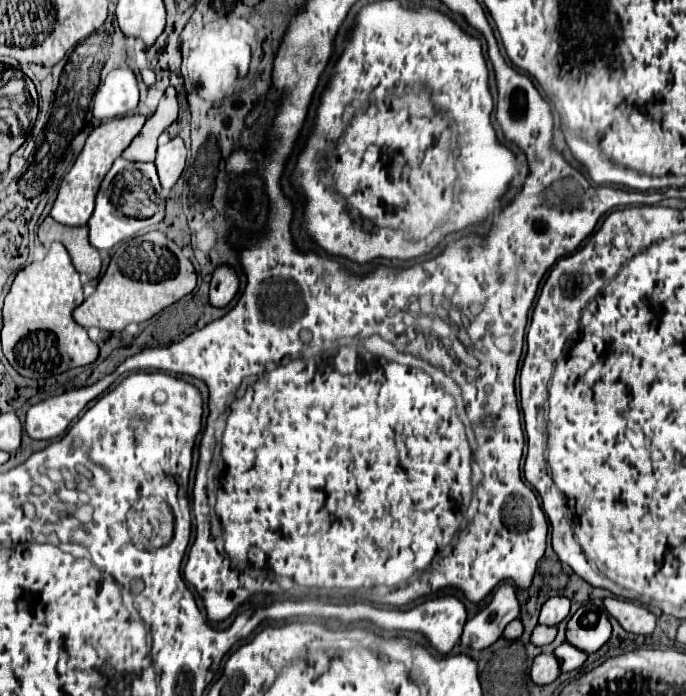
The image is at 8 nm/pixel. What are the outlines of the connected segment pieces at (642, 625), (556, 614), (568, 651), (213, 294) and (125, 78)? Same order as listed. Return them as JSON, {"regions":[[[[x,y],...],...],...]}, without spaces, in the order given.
{"regions":[[[[604,599],[606,611],[632,635],[652,635],[656,629],[656,615],[638,603],[624,599]]],[[[552,597],[540,609],[540,623],[542,625],[558,625],[568,613],[570,613],[570,599]]],[[[562,643],[560,647],[554,649],[554,655],[558,655],[560,663],[562,663],[562,671],[574,671],[580,669],[584,665],[584,661],[588,659],[586,651],[580,651],[578,647],[570,645],[570,643]]],[[[218,267],[210,281],[210,305],[212,307],[226,307],[234,295],[238,293],[238,277],[232,267]]],[[[114,69],[98,85],[92,99],[92,115],[96,119],[122,117],[138,105],[138,81],[132,69]]]]}

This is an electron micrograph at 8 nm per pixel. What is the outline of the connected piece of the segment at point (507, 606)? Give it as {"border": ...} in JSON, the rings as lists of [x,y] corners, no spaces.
{"border":[[[502,583],[492,601],[466,623],[462,633],[462,649],[486,649],[502,637],[504,627],[520,615],[520,601],[514,585]]]}

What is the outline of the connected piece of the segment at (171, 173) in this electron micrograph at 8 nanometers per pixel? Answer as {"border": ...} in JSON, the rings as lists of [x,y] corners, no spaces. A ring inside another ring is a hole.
{"border":[[[176,137],[176,139],[170,139],[168,143],[158,145],[158,155],[156,155],[154,163],[158,167],[158,177],[160,177],[162,189],[170,191],[186,165],[184,141],[180,137]]]}

